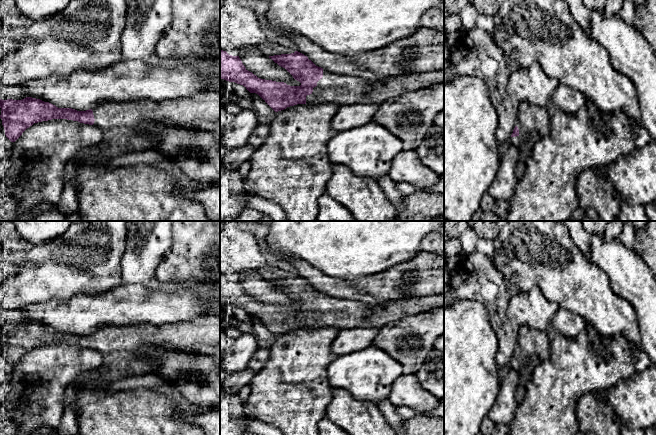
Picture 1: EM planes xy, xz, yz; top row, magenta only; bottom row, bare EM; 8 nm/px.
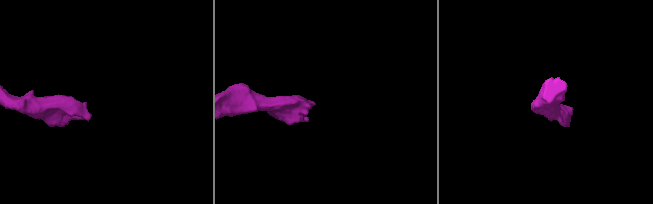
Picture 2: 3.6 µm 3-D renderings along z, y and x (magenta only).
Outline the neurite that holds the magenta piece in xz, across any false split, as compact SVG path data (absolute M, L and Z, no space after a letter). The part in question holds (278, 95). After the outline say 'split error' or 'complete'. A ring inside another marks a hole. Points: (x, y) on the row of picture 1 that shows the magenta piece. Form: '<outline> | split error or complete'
M220 50L220 79L243 85L250 93L258 94L275 112L297 104L337 103L340 106L381 104L408 92L417 91L436 84L444 84L444 68L423 73L399 75L383 80L369 80L330 73L316 66L307 56L298 51L291 54L269 56L269 58L279 66L285 68L301 85L290 86L284 82L258 78L245 68L239 56L229 55L223 50Z | split error

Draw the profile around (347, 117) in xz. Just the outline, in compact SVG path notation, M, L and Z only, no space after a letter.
M379 104L340 106L332 119L332 127L338 132L360 127L372 121L378 107Z

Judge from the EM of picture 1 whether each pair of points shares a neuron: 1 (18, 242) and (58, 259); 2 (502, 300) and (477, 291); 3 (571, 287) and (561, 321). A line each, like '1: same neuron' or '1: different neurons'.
1: different neurons
2: same neuron
3: different neurons

